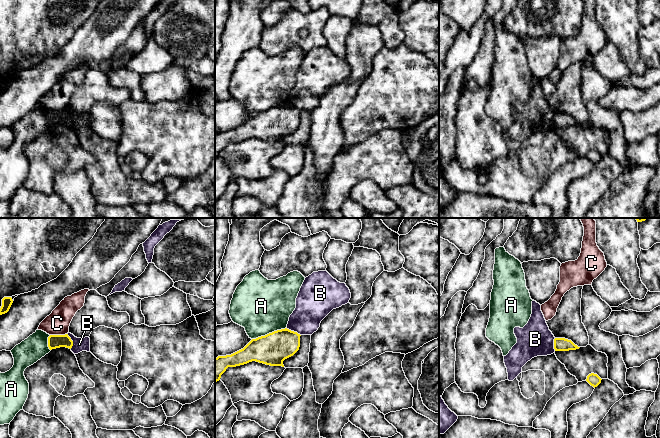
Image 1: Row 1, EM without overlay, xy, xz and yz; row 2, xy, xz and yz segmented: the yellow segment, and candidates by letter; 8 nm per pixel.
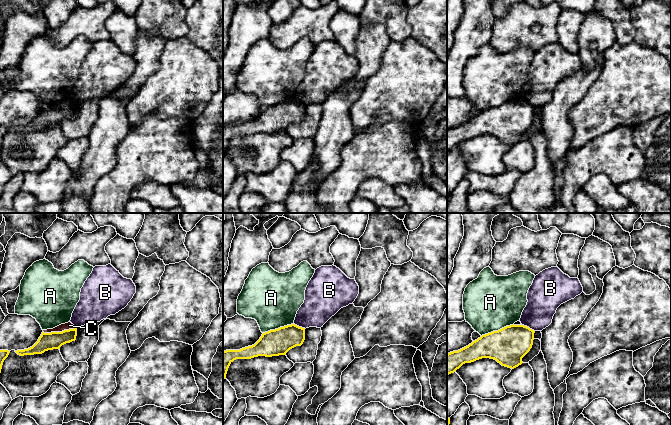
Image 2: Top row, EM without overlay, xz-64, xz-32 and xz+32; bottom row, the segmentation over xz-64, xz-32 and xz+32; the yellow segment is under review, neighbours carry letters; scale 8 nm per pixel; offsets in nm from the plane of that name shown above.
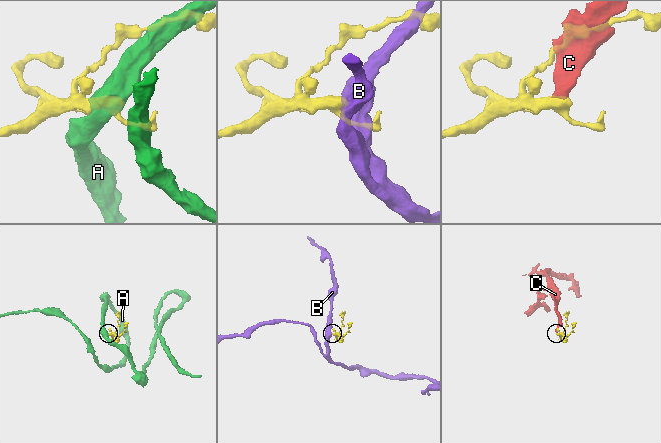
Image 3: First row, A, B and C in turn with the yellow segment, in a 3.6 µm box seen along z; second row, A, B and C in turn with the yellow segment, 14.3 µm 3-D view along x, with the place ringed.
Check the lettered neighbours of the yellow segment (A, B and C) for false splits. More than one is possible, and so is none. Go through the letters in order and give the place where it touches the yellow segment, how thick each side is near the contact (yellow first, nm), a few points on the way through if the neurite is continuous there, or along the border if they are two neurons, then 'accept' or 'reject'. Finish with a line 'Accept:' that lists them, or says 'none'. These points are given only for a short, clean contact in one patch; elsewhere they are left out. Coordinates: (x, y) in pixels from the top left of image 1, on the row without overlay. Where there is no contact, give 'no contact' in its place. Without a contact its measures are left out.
A: contact xz (269, 109); calibres 260 and 440 nm; border xz (286, 103), (252, 115); reject
B: contact xy (72, 117); calibres 110 and 110 nm; border xy (67, 109), (72, 117), (71, 124); reject
C: contact xy (58, 111); calibres 110 and 190 nm; border xy (66, 109), (50, 111); reject
Accept: none

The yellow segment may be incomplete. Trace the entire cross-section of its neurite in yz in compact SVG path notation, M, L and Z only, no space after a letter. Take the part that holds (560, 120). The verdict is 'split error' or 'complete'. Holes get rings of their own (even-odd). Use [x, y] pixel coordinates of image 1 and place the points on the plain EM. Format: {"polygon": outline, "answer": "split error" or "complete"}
{"polygon": "M555 114L554 115L554 125L555 127L569 127L579 125L571 116L565 114Z", "answer": "complete"}

